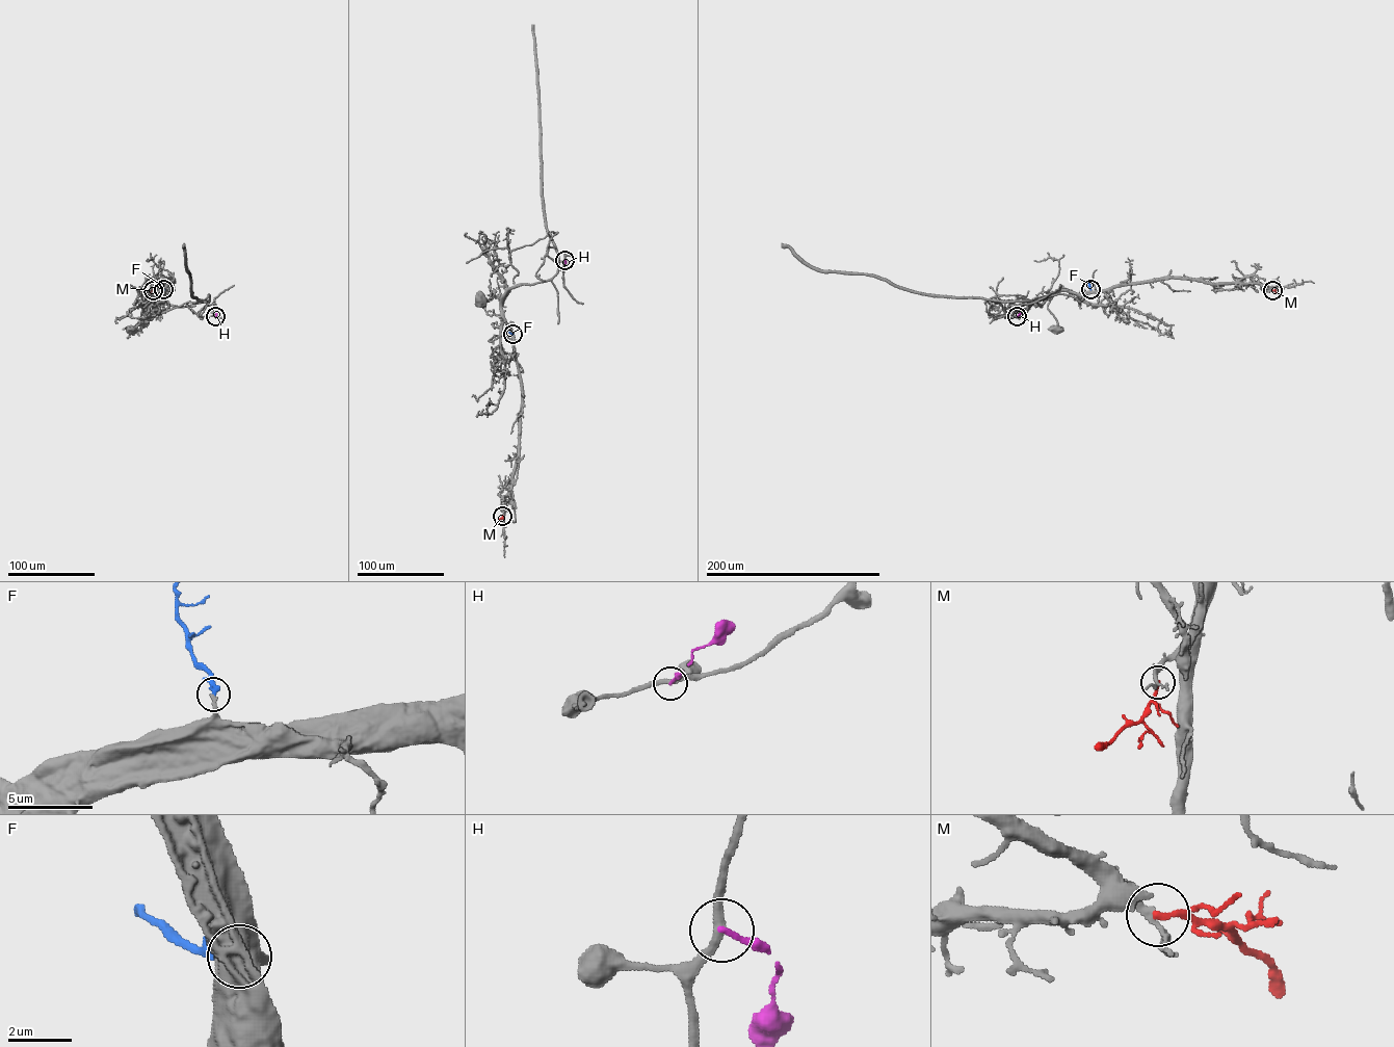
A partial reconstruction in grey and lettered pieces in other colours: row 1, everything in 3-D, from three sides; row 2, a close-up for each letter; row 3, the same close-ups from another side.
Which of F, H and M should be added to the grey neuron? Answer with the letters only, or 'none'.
F

